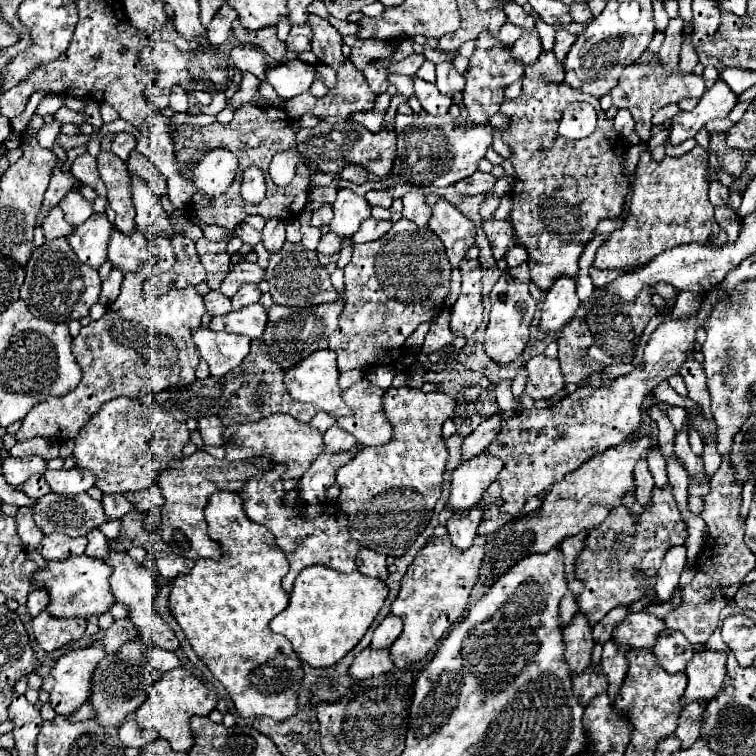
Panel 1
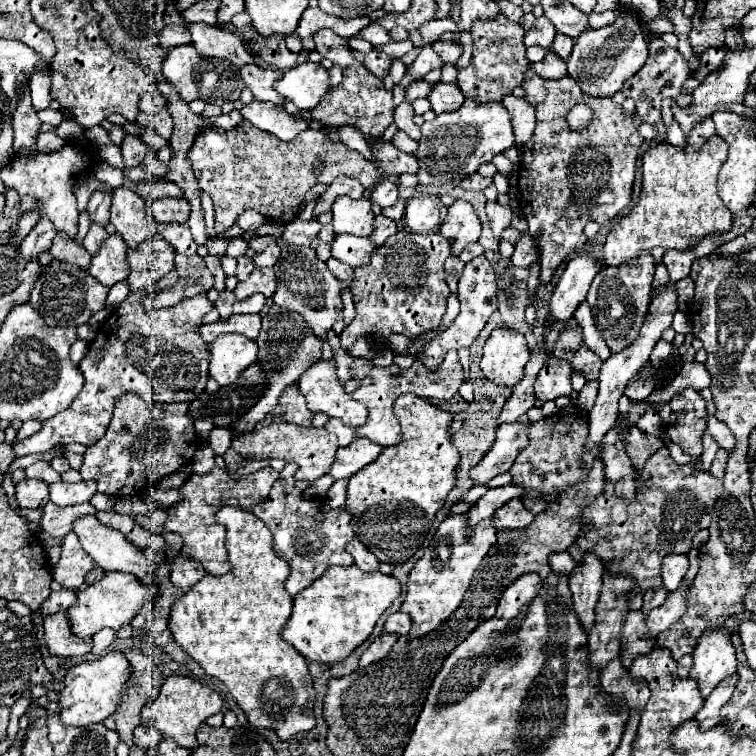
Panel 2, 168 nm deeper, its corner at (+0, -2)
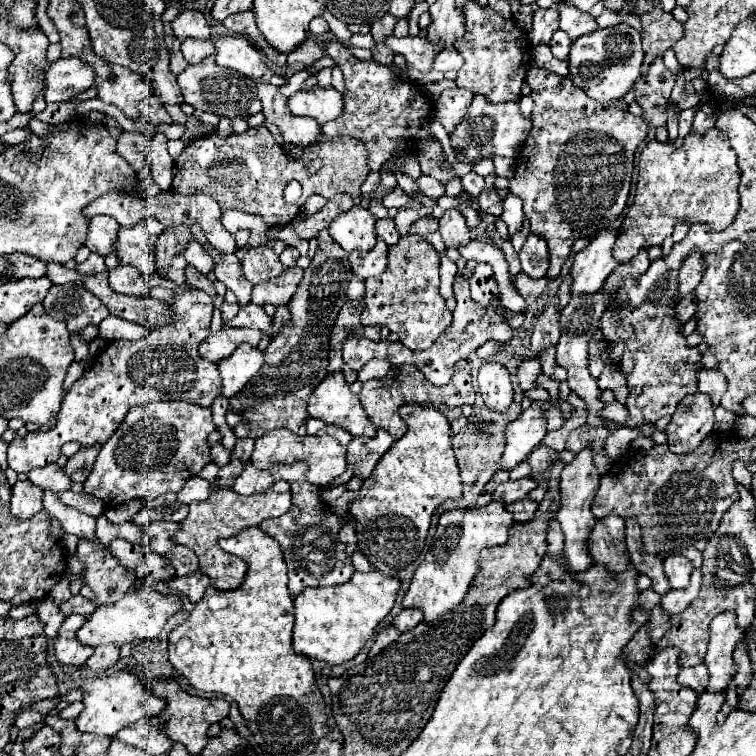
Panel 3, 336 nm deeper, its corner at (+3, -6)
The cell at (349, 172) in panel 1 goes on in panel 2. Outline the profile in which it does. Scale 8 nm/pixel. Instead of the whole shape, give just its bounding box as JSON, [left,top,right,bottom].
[312,176,364,220]

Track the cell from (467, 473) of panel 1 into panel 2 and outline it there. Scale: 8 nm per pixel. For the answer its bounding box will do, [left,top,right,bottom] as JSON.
[472,422,532,484]

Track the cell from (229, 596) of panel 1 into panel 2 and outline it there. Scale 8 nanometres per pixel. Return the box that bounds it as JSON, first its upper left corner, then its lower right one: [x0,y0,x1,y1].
[168,506,316,740]

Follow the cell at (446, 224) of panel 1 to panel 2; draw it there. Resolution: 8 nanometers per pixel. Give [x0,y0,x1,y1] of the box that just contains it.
[440,200,480,256]

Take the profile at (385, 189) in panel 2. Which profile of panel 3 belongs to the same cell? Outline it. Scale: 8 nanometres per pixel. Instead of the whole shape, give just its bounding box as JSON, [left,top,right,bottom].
[383,186,409,208]

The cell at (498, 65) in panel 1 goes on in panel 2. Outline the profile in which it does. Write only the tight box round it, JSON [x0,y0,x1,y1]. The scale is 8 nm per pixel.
[456,14,530,102]

